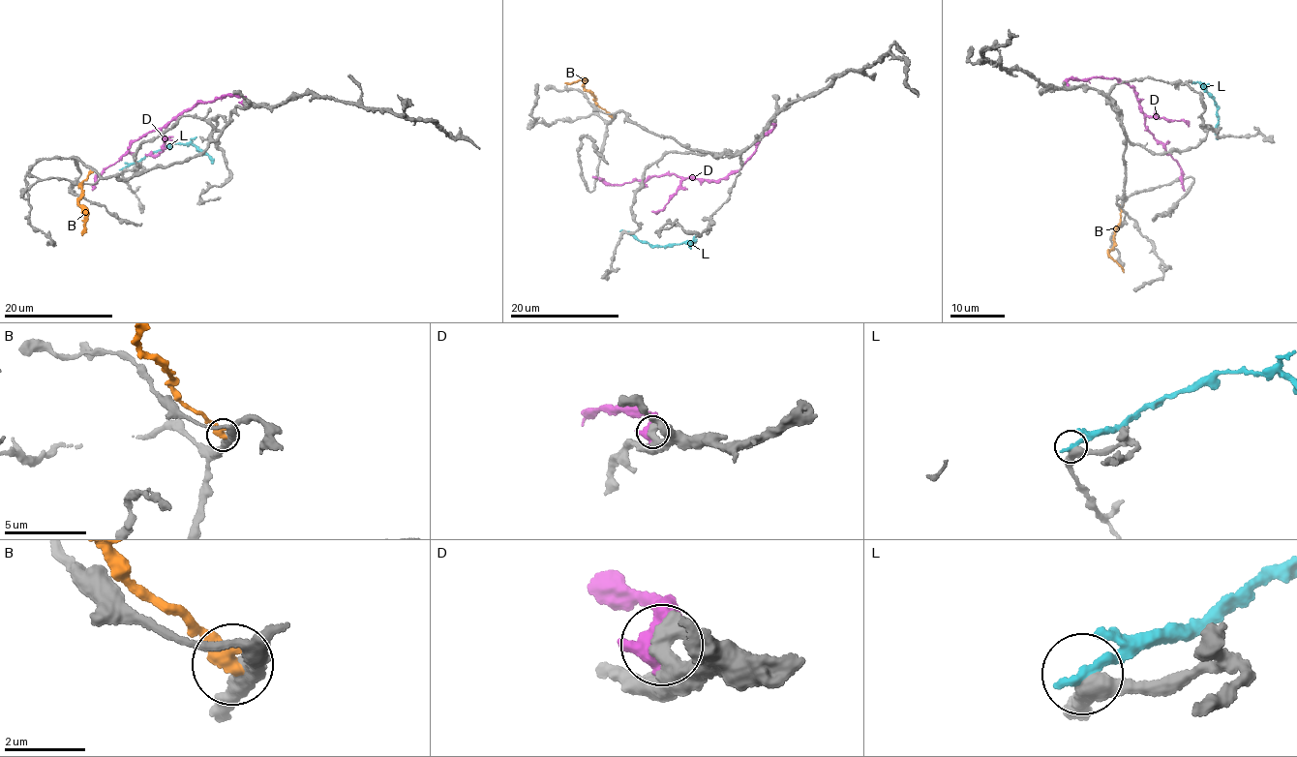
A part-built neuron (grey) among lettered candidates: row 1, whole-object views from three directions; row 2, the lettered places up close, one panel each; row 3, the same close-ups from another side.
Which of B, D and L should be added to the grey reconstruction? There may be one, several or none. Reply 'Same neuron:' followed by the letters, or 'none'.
Same neuron: none

